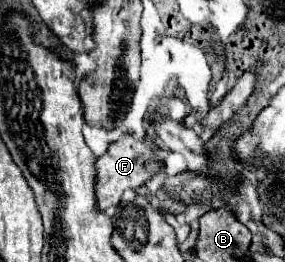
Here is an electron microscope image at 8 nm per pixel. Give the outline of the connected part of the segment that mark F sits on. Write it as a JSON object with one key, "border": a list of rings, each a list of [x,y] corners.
{"border":[[[124,134],[118,142],[114,142],[108,152],[96,160],[96,206],[100,206],[100,210],[106,210],[118,204],[126,188],[138,188],[154,174],[158,174],[160,164],[152,160],[154,154],[154,150],[134,140],[130,134]]]}

